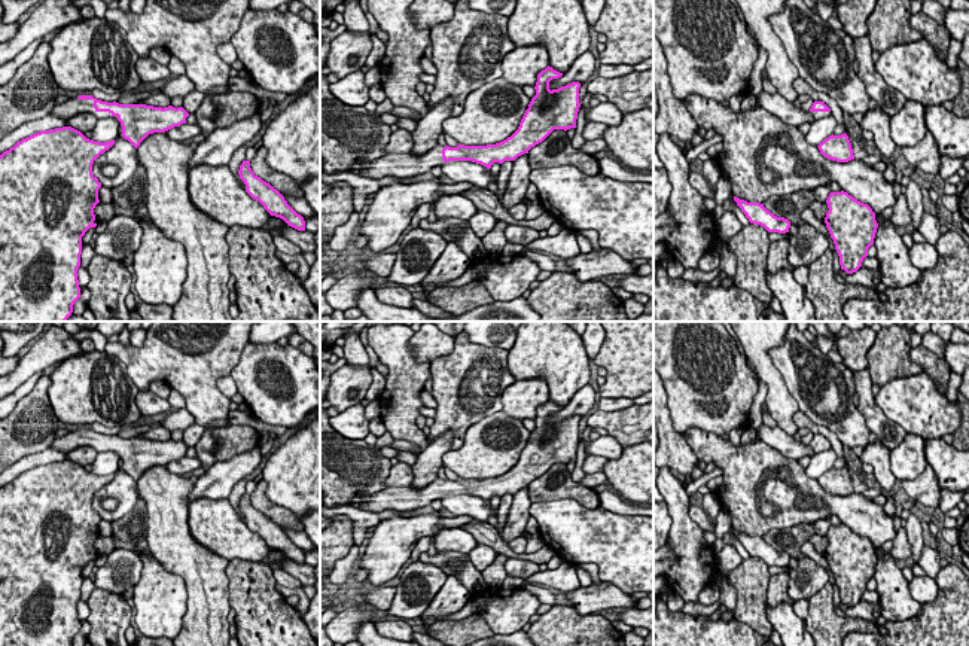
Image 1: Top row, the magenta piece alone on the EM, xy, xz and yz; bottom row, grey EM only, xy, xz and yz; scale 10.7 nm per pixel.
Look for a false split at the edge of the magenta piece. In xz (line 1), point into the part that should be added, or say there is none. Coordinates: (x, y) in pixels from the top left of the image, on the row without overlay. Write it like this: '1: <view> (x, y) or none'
1: xz (390, 497)

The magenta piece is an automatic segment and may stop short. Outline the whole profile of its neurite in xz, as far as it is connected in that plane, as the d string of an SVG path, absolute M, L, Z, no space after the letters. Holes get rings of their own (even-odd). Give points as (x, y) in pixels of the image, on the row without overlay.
M546 400L537 408L536 429L531 432L518 463L506 473L487 479L435 479L424 488L414 487L386 487L375 494L360 496L351 502L368 512L412 511L430 505L433 500L450 494L472 494L487 500L494 496L515 494L528 487L531 481L542 476L554 463L576 461L579 436L579 415L572 415L558 423L549 423L552 412L563 406Z

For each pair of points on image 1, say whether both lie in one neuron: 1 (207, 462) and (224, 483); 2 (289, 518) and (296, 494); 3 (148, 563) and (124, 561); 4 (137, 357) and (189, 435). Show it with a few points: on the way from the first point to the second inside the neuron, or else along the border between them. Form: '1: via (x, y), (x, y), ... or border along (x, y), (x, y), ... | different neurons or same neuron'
1: border along (243, 453), (215, 462), (206, 471) | different neurons
2: border along (267, 487), (265, 494), (301, 523) | different neurons
3: border along (139, 555), (140, 578), (133, 585) | different neurons
4: border along (194, 423), (203, 427) | different neurons

